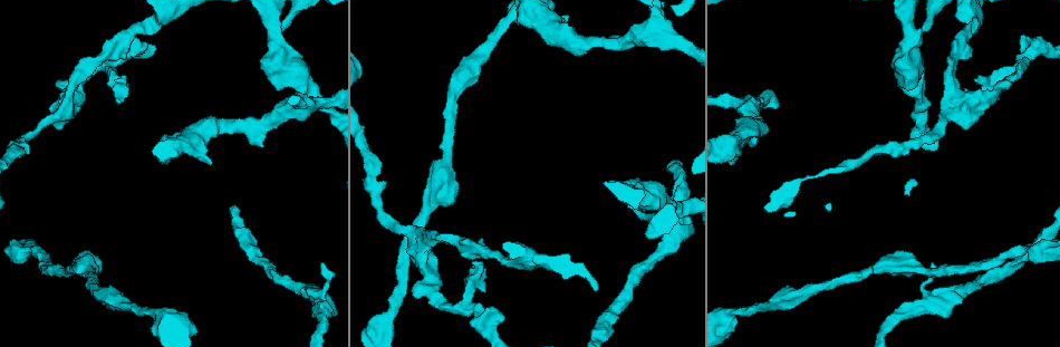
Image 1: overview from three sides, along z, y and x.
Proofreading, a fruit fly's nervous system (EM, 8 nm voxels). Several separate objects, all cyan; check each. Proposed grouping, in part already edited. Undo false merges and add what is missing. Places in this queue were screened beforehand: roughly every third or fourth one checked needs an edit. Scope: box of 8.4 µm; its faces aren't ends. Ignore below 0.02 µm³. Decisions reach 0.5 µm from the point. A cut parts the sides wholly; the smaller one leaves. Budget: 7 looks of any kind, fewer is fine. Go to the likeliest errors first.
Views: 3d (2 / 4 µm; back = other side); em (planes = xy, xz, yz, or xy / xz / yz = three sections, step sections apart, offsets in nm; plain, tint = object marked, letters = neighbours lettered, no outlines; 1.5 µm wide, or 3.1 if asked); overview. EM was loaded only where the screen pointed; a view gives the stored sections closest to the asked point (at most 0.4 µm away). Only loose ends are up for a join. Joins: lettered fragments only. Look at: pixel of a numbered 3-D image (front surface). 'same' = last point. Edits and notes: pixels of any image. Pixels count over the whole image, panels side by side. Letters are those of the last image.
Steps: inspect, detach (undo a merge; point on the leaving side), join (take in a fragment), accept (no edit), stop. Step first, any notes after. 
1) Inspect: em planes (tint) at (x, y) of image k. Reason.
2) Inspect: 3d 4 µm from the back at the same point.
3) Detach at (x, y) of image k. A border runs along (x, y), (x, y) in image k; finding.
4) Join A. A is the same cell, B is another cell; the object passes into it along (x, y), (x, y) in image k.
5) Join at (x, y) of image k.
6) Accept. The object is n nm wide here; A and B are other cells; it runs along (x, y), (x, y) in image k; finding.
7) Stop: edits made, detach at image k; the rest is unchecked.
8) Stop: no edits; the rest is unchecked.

Inspect: em 3.1 µm planes (tint) at (117, 103) of image 1. Branch stops here.

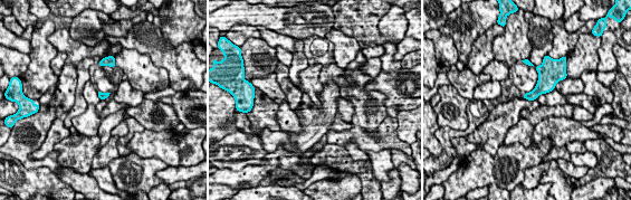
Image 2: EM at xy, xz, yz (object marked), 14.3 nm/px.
Inspect: em 3.1 µm planes (letters) at the same point. See the neighbours.

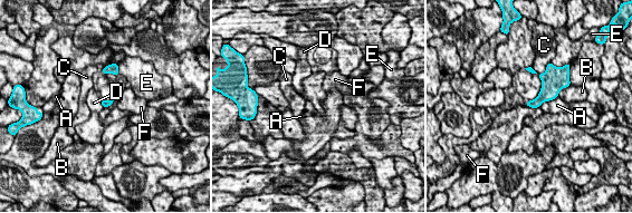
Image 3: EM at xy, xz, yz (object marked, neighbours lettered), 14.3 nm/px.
Accept. A, B, C, D, E and F are other cells; a border runs along (99, 99), (104, 107) in image 3; no lettered fragment goes on from it.

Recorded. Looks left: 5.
Inspect: 3d 2 µm at (323, 263) of image 1.

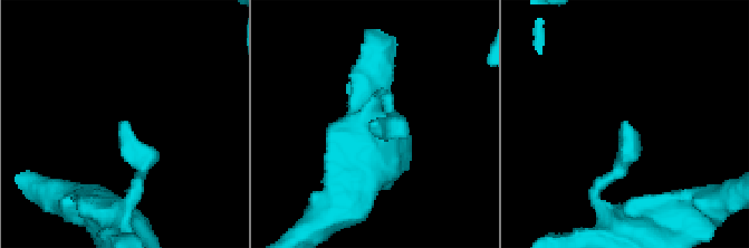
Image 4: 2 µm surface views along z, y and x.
Inspect: em planes (letters) at (622, 125) of image 4.

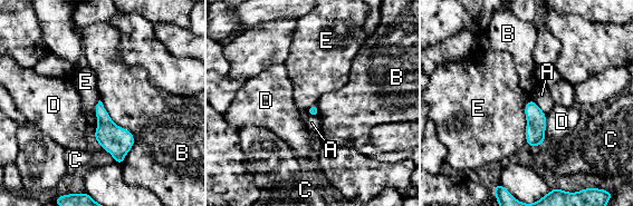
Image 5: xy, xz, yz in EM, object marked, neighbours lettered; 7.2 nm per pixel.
Accept. A, B, C, D and E are other cells; a border runs along (527, 100), (525, 106), (525, 141) in image 5; no lettered fragment goes on from it.

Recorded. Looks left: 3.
Inspect: em xz step 4 (letters) at (732, 163) of image 1. Stops while still wide.

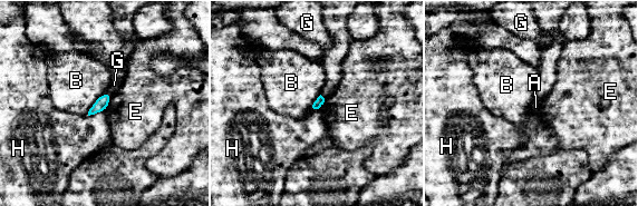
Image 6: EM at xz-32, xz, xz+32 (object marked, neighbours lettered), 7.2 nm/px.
Accept. The longest contact is with B, 220 nm; A, B, E, G and H are other cells; none of them fits.

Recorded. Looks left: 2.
Stop: no edits; the rest is unchecked.

